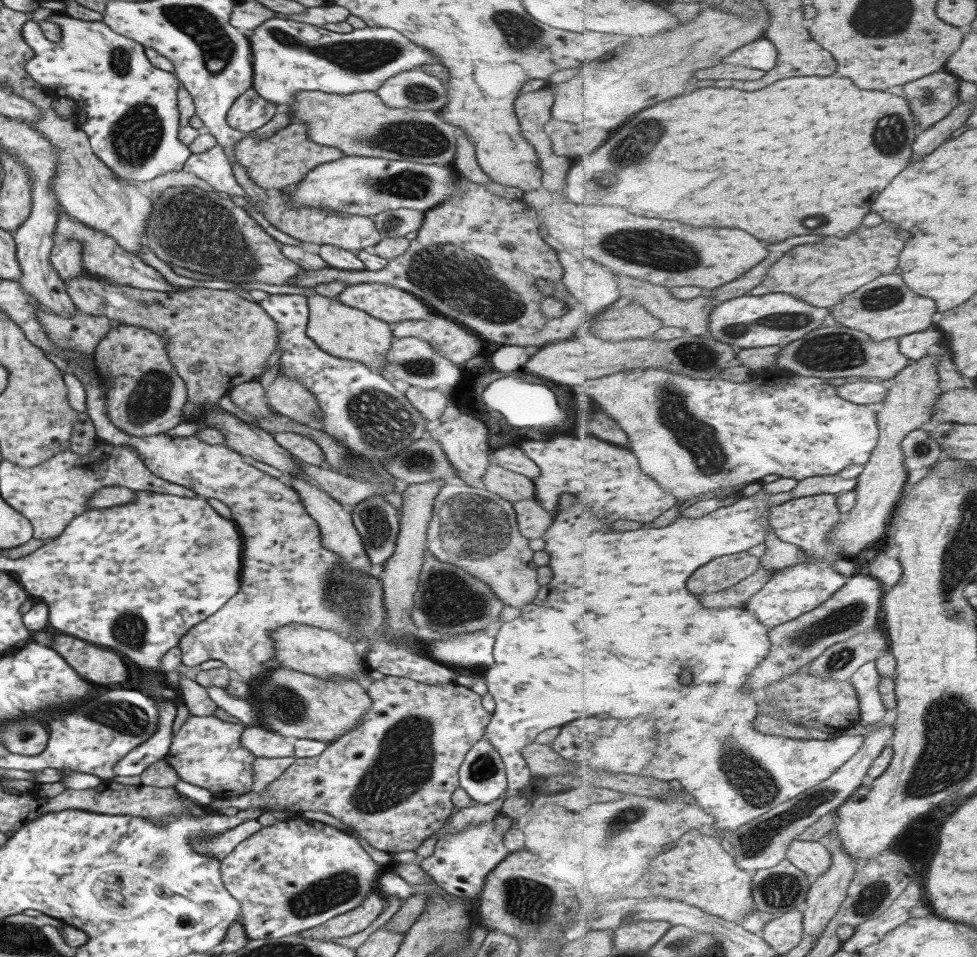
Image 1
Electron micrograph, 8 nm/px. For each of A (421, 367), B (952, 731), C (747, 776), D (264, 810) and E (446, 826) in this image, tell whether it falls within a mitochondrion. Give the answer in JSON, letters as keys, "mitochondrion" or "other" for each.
{"A":"mitochondrion","B":"mitochondrion","C":"mitochondrion","D":"other","E":"other"}

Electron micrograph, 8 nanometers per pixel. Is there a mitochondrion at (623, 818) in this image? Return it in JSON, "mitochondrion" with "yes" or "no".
{"mitochondrion":"yes"}

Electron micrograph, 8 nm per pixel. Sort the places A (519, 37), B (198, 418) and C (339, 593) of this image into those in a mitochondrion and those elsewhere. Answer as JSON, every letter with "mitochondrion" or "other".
{"A":"mitochondrion","B":"other","C":"mitochondrion"}

